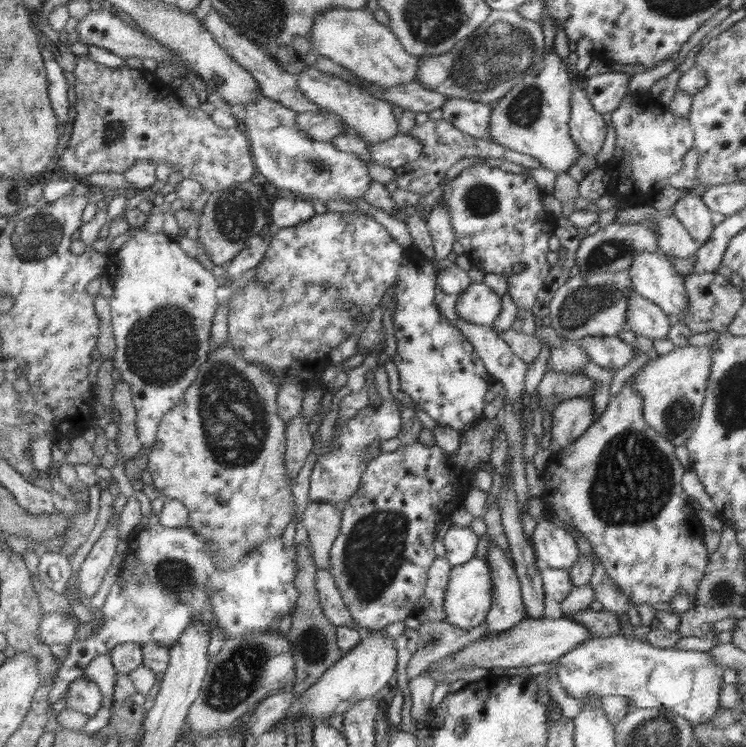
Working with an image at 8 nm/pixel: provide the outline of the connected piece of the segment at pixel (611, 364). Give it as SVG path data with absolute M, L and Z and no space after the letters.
M592 337L584 340L584 350L592 362L605 369L617 370L633 356L634 345L629 346L618 337Z

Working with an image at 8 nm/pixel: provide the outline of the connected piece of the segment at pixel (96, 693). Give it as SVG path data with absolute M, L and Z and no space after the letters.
M89 673L80 676L68 688L66 709L77 710L94 717L104 705L102 691Z

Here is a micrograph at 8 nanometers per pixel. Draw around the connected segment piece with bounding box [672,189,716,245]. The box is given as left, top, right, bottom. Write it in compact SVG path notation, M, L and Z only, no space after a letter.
M688 189L672 207L673 216L683 225L697 245L707 242L714 229L716 217L711 214L700 197L693 193L693 189Z

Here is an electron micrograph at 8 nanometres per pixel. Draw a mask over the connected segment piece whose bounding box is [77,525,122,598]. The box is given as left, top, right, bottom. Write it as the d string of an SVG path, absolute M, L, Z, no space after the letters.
M116 525L111 526L102 532L86 557L78 572L79 579L77 579L77 582L81 592L87 598L91 598L99 590L99 586L103 582L103 576L111 568L111 560L115 558L117 544L121 540L122 538L119 538L119 528Z

